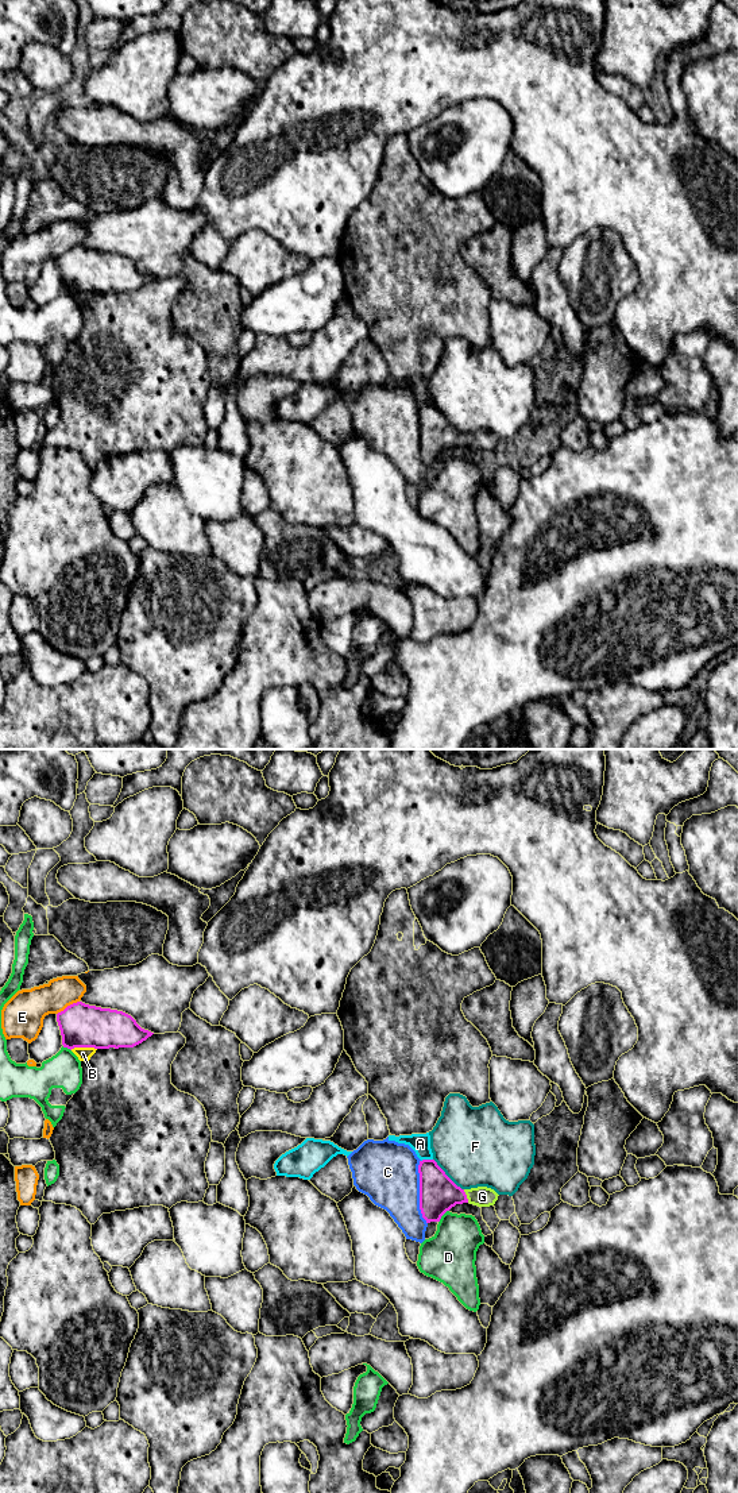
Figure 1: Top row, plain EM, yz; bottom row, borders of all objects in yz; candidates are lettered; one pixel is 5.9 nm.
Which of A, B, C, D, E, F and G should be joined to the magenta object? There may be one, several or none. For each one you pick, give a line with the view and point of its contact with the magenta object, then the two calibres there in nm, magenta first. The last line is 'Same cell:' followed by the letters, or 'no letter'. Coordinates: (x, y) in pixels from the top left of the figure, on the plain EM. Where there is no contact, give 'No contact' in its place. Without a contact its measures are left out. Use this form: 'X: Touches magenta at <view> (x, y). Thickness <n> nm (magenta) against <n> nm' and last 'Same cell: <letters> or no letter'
G: Touches magenta at yz (466, 440). Thickness 220 nm (magenta) against 130 nm
Same cell: G

